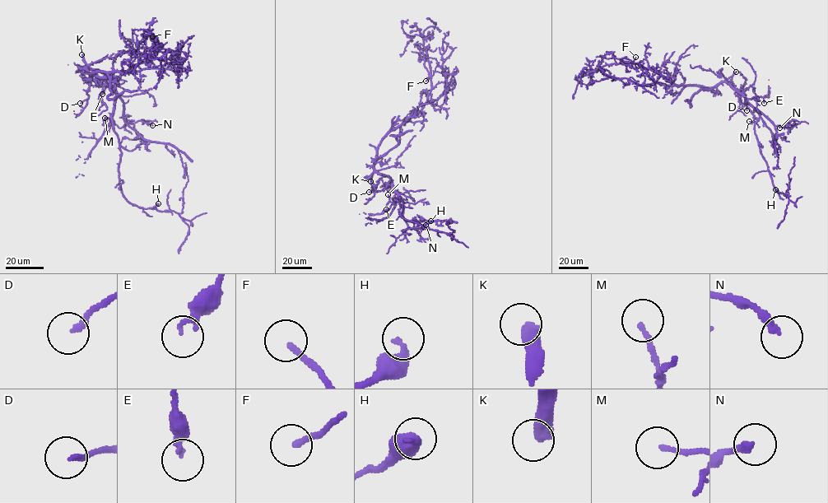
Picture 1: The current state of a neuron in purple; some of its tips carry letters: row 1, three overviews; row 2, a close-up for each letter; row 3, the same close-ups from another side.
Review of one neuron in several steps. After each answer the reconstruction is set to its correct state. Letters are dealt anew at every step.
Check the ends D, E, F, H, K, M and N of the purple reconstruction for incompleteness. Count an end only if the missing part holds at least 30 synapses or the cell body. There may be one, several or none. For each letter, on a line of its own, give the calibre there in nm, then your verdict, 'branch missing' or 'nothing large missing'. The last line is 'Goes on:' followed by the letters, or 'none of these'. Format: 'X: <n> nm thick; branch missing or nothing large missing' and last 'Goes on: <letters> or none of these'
D: 190 nm thick; branch missing
E: 200 nm thick; nothing large missing
F: 200 nm thick; branch missing
H: 400 nm thick; nothing large missing
K: 420 nm thick; branch missing
M: 150 nm thick; nothing large missing
N: 240 nm thick; nothing large missing
Goes on: D, F, K

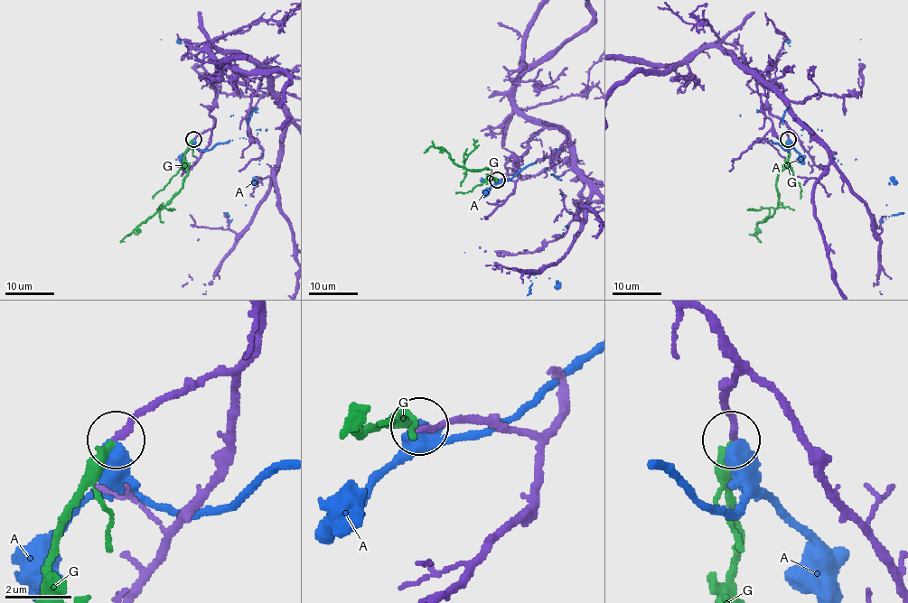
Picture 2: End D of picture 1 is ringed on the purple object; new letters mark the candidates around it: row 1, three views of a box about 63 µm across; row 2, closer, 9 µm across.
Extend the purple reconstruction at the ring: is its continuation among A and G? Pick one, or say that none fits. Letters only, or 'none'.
G

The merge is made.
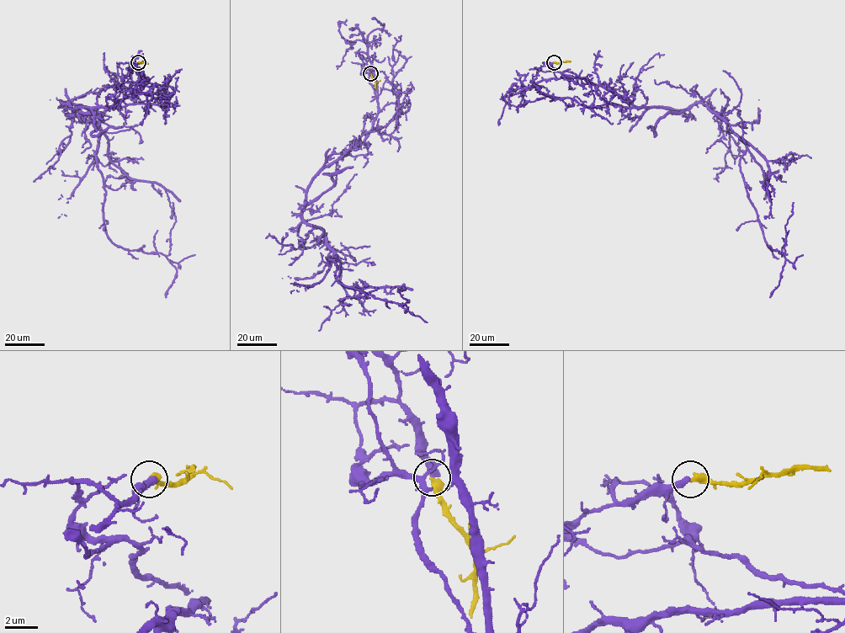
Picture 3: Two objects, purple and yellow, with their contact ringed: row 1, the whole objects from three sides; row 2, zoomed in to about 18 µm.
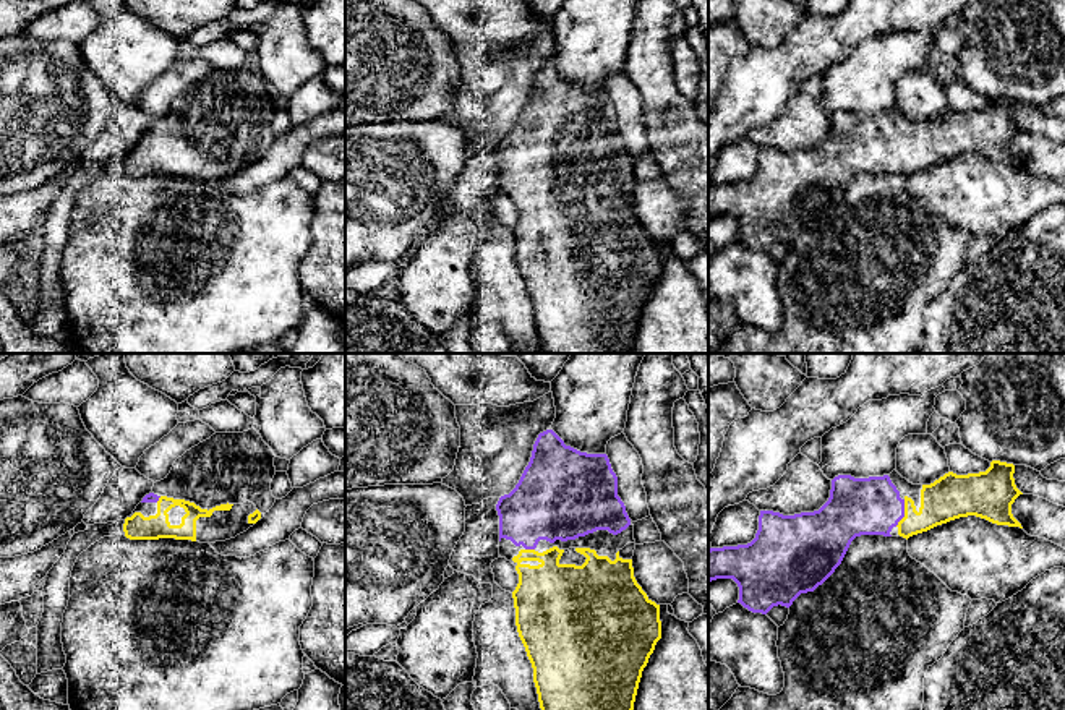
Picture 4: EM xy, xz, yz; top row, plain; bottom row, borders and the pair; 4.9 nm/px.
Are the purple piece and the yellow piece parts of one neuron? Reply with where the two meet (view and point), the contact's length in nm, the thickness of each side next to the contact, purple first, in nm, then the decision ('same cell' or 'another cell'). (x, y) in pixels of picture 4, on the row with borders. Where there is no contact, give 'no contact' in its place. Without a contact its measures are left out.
yz (903, 513) | 140 nm | 280/220 nm | same cell

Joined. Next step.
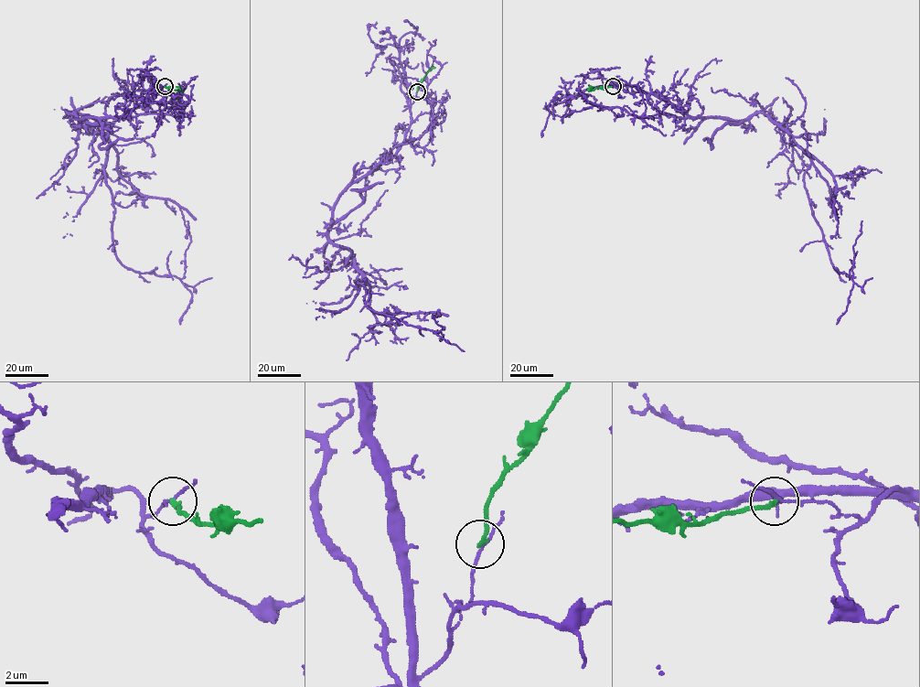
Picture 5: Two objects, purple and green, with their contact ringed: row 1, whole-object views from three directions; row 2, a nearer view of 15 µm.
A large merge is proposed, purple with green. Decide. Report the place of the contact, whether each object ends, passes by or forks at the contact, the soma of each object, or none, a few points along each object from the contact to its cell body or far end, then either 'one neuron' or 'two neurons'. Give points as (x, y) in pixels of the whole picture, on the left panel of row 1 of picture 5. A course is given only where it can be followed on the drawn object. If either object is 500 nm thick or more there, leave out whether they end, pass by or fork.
(165, 86) | purple passes by | green ends | purple none | green none | purple via (165, 85), (118, 117), (77, 116), (95, 118), (109, 143), (112, 244), (123, 265), (182, 278), (187, 220) | green via (165, 86), (180, 89), (176, 86) | two neurons

